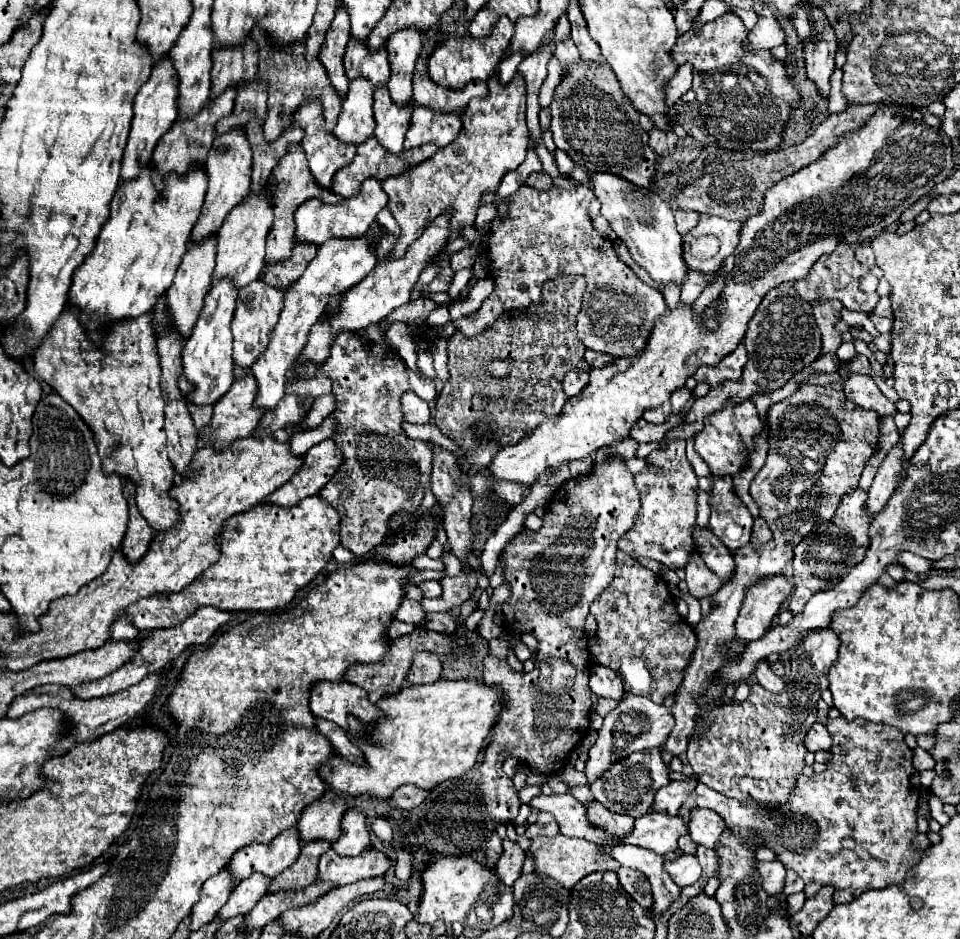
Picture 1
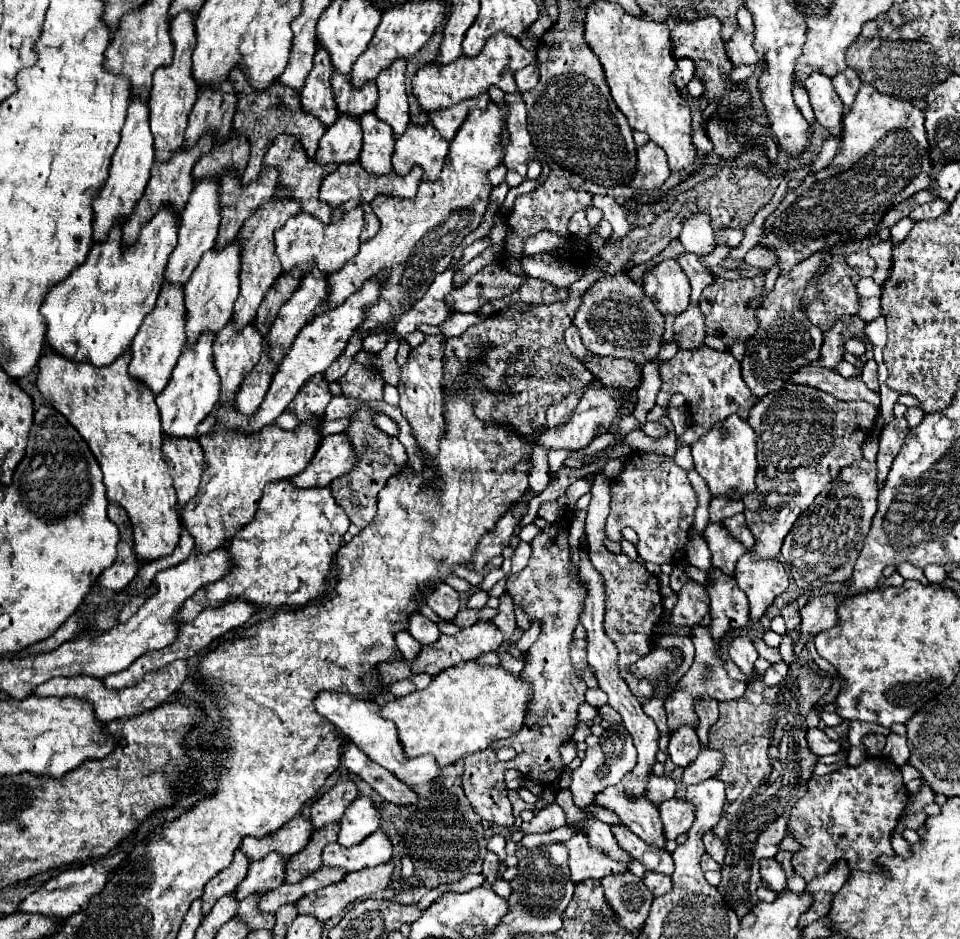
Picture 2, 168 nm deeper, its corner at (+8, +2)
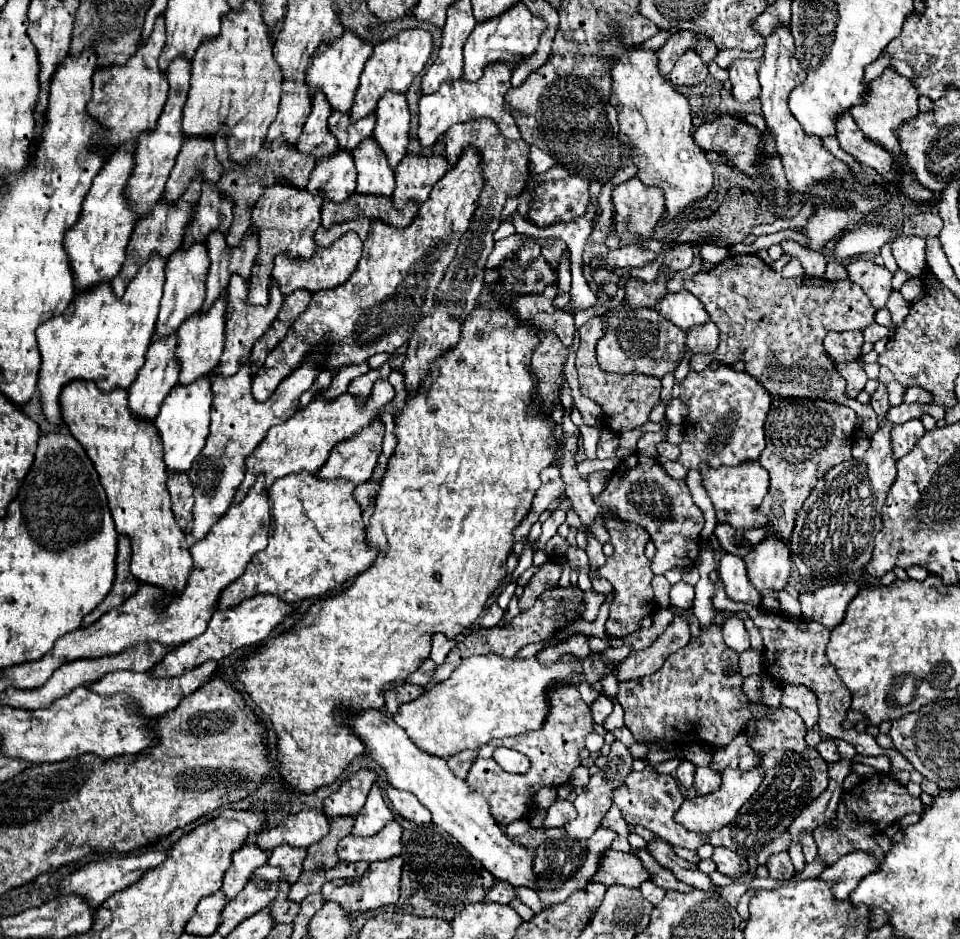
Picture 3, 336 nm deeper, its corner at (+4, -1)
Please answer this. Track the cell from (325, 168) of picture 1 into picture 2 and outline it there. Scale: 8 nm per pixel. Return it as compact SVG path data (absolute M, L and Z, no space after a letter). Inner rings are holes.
M278 136L278 140L272 144L272 148L266 152L264 168L280 168L280 180L276 186L274 196L292 196L294 200L300 200L300 210L308 212L310 216L316 216L322 224L330 224L330 212L332 208L328 204L322 204L318 200L318 188L322 184L322 180L336 170L336 166L332 164L318 164L316 160L308 160L308 156L304 154L304 148L300 146L300 142L294 140L294 136Z

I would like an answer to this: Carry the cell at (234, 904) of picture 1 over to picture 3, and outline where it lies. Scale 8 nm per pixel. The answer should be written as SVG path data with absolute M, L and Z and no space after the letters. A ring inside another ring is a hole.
M282 843L280 847L276 847L276 851L270 853L268 857L268 865L278 867L282 871L282 881L286 883L296 883L296 879L302 873L302 861L304 861L306 849L296 849L296 847L288 847L286 843Z

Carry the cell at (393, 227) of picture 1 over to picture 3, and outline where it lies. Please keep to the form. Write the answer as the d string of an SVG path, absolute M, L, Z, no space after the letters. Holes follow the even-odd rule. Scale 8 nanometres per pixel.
M234 273L232 279L230 279L230 285L228 285L228 311L226 311L226 345L224 345L224 353L222 353L222 359L216 367L216 373L220 375L232 375L238 371L238 365L240 365L240 359L246 359L252 351L252 345L254 341L264 335L264 331L270 327L272 319L276 317L276 311L280 311L280 303L284 299L284 295L280 293L280 287L276 283L276 279L270 281L270 301L268 305L250 305L248 303L248 281Z

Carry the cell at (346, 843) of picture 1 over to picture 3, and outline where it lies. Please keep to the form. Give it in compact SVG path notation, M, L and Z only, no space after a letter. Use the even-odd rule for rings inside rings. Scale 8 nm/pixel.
M374 785L368 793L366 805L362 807L362 811L356 815L354 819L354 827L352 827L352 835L356 837L368 837L368 835L376 835L382 827L386 827L390 821L394 821L392 811L388 809L388 805L384 803L382 791L378 785Z

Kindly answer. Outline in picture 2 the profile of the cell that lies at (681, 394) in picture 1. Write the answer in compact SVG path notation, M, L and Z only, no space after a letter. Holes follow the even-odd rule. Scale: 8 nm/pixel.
M680 446L680 448L676 450L674 462L676 462L678 466L682 466L686 472L690 472L690 470L694 468L694 464L692 464L692 456L690 456L690 448L688 448L688 446Z

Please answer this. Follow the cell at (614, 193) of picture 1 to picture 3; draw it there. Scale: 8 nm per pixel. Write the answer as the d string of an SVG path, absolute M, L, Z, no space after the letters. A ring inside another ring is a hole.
M686 289L676 291L676 293L666 293L656 309L668 319L672 321L676 327L694 327L698 323L706 323L708 321L708 313L704 311L704 305L700 303L700 299L696 299L692 293L688 293Z

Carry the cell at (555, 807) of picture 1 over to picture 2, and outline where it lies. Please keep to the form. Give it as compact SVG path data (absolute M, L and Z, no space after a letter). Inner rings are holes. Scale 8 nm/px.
M592 818L592 820L580 822L576 828L582 828L582 832L584 832L584 834L588 836L588 840L590 840L590 844L592 844L594 848L606 852L610 858L614 858L614 860L618 860L618 862L624 862L624 864L628 864L628 862L632 860L632 856L618 846L618 842L616 842L614 834L610 832L610 826L608 826L608 824Z

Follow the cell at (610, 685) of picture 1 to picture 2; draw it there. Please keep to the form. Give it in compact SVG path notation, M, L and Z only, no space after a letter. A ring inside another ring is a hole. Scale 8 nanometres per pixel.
M590 688L590 690L586 690L586 702L594 708L600 708L600 706L608 704L608 696L600 688Z

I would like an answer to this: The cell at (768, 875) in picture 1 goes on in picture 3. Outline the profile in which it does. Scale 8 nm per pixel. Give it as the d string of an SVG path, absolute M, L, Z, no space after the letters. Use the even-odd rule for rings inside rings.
M784 851L784 853L778 853L778 855L768 857L766 867L768 867L768 871L770 871L770 877L780 879L780 881L792 879L792 875L794 875L794 865L792 865L790 855L788 855L786 851Z

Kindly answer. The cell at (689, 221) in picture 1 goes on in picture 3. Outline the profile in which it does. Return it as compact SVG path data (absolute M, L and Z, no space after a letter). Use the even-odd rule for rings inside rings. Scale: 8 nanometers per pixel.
M702 243L702 245L698 245L698 253L702 255L704 261L716 265L716 263L722 263L722 261L730 255L730 249L716 247L716 245L712 245L712 243Z

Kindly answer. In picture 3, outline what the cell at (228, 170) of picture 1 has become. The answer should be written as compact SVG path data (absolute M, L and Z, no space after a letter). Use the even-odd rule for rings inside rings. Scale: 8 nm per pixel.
M204 241L192 243L188 249L178 247L166 265L166 281L164 281L164 297L160 303L160 313L156 321L154 337L168 335L180 327L184 319L196 313L206 297L206 275L208 275L208 247Z

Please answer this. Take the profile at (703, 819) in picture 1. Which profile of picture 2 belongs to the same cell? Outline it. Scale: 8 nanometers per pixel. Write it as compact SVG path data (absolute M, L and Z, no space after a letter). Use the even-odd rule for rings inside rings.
M706 832L704 834L704 846L706 846L706 854L710 854L720 866L724 866L724 856L726 856L726 848L722 844L722 840L712 834L712 832Z

